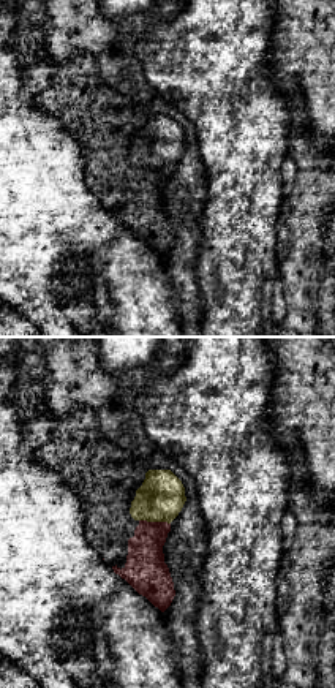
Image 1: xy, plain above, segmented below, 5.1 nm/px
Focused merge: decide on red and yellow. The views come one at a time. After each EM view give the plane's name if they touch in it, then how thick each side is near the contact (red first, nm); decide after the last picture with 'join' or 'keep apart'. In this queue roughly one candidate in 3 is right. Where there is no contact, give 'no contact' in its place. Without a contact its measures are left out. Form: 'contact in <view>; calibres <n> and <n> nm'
contact in xy; calibres 200 and 240 nm

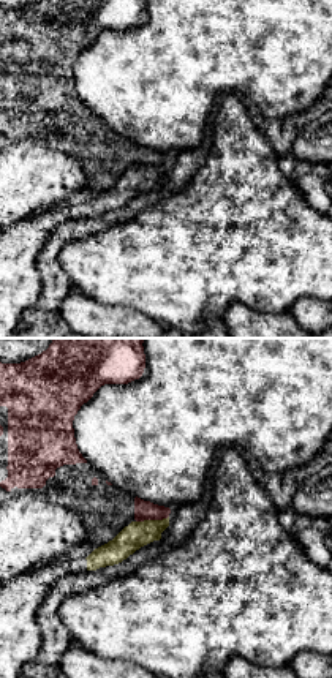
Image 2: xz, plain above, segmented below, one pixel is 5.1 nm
contact in xz; calibres 100 and 140 nm

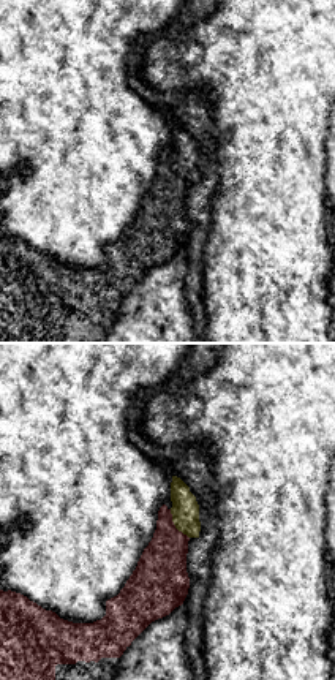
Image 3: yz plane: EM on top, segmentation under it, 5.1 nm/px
contact in yz; calibres 260 and 140 nm

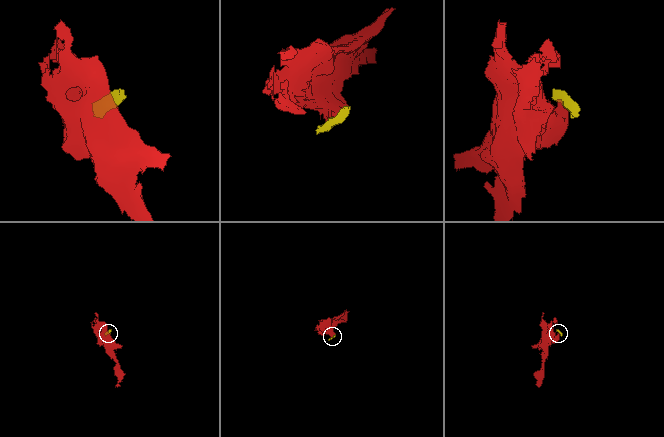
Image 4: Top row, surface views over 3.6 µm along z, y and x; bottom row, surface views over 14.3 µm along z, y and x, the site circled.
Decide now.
keep apart

